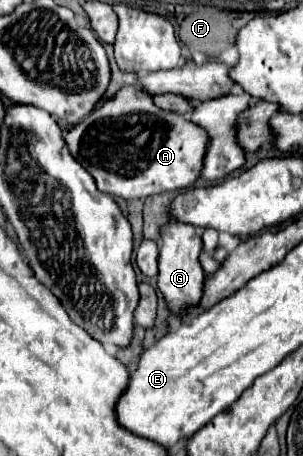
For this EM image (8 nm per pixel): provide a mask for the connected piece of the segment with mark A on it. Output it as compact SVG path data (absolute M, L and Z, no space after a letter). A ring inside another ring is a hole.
M135 86L121 88L113 98L105 100L101 108L93 110L65 134L65 144L71 156L93 176L97 188L123 200L143 200L153 194L189 188L201 174L205 142L205 132L197 124L179 114L157 110L157 106L153 106L153 98L149 94L141 94Z

